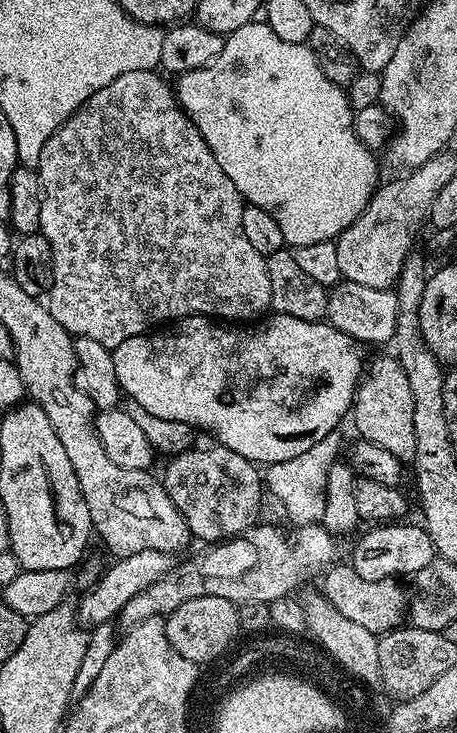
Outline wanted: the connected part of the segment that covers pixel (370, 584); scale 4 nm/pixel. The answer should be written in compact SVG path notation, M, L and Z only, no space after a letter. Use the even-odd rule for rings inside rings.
M342 563L332 564L318 580L320 583L318 591L320 595L328 599L330 606L334 606L334 610L338 610L345 618L350 618L350 622L362 626L362 630L383 634L393 632L396 628L401 627L408 615L409 593L404 593L396 585L399 583L392 580L362 578L358 574L358 570L352 568L351 563Z

